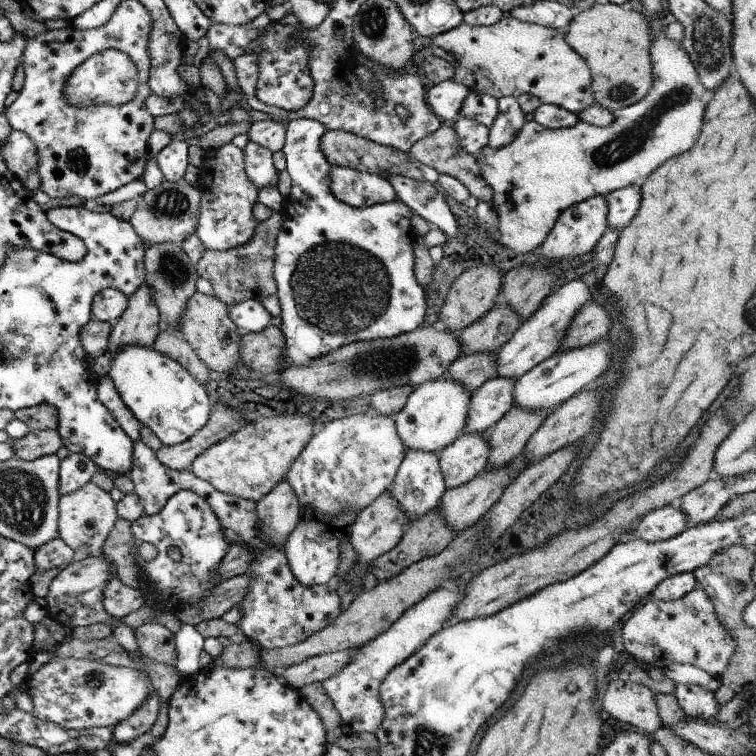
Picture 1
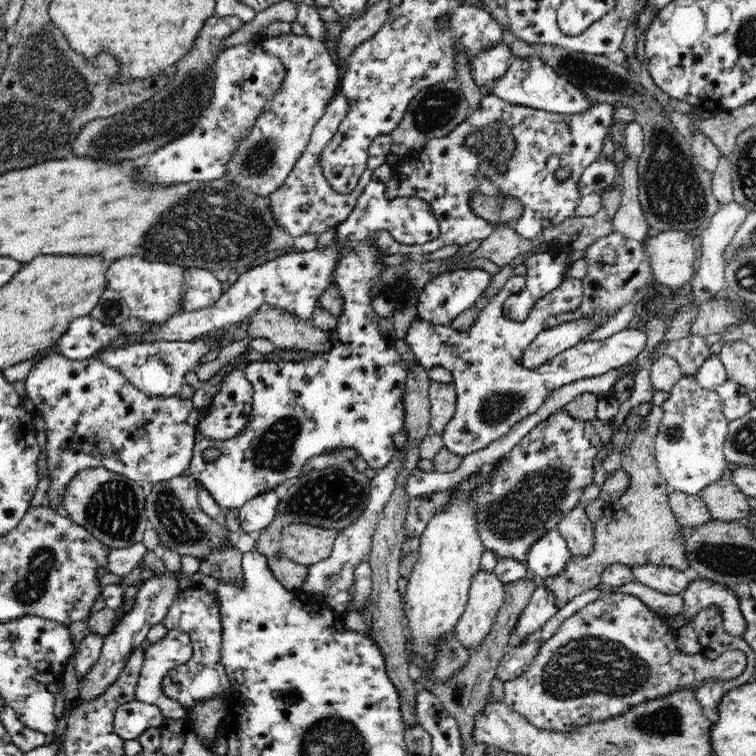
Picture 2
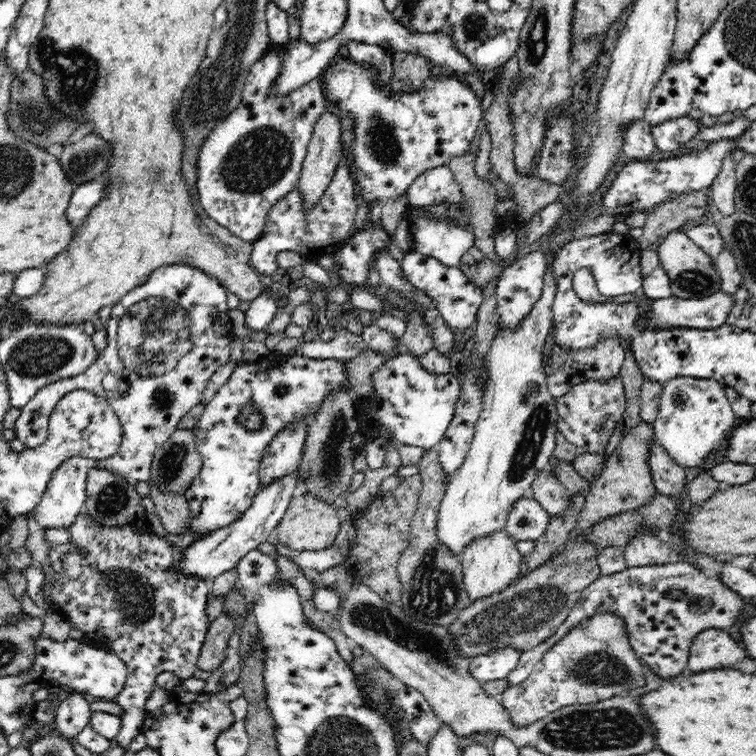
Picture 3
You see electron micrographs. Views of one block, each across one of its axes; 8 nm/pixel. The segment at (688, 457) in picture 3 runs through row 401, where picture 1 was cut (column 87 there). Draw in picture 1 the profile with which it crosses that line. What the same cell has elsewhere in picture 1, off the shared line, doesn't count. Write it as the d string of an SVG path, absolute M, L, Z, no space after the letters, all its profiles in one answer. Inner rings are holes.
M50 657L47 663L41 665L32 675L26 677L26 693L31 698L31 714L41 722L51 721L64 729L76 731L88 728L107 728L119 724L127 716L131 716L137 706L145 702L149 692L154 690L149 678L143 672L133 668L108 665L107 663L95 662L87 659L57 658Z

